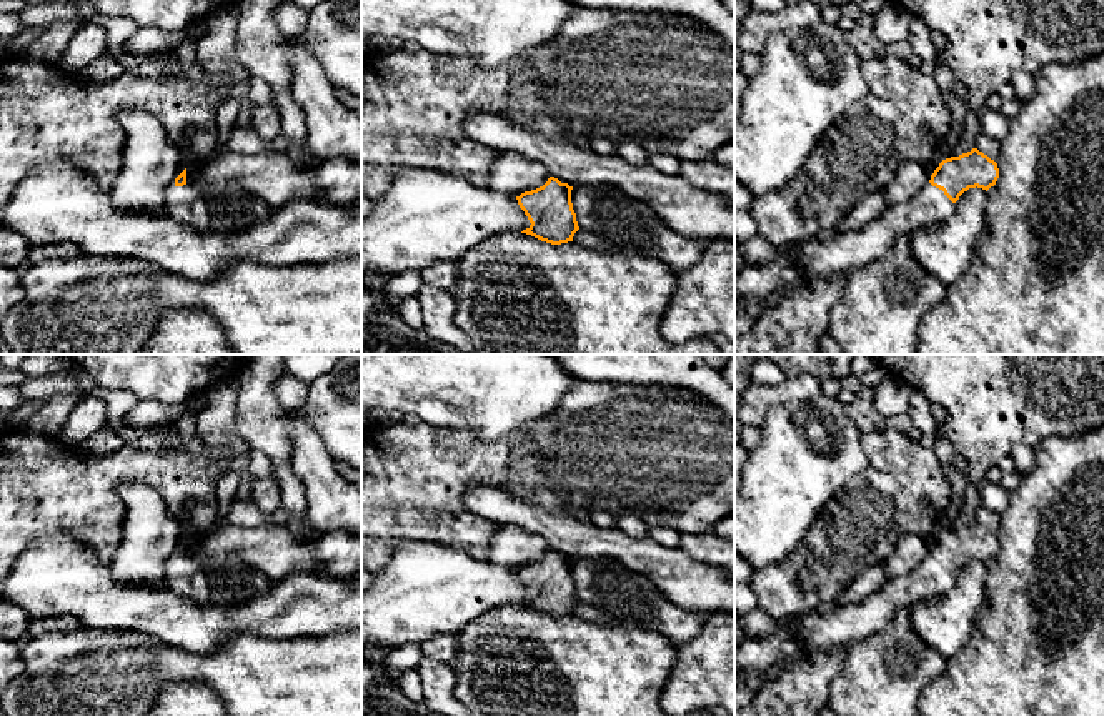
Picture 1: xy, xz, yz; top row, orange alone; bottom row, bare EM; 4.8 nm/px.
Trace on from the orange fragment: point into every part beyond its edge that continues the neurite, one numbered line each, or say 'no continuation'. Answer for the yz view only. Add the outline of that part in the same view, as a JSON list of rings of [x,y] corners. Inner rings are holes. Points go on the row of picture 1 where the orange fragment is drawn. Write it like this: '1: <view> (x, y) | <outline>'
1: yz (846, 253) | [[[927,183],[913,200],[889,206],[866,226],[839,233],[829,241],[798,241],[794,263],[808,280],[833,275],[851,276],[863,266],[886,255],[901,235],[911,235],[927,225],[941,223],[952,215],[952,203],[942,190]]]

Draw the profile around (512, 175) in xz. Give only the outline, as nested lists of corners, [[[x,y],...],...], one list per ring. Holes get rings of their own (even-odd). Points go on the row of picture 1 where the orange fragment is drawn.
[[[500,153],[490,168],[486,186],[508,196],[543,186],[548,180],[546,168],[531,158],[516,153]]]

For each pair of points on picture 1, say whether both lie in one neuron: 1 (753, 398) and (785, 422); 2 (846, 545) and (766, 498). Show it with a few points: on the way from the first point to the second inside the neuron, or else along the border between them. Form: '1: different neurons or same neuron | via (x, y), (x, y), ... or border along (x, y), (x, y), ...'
1: different neurons | border along (808, 398), (776, 403), (760, 427)
2: different neurons | border along (825, 505), (805, 536), (788, 555)

